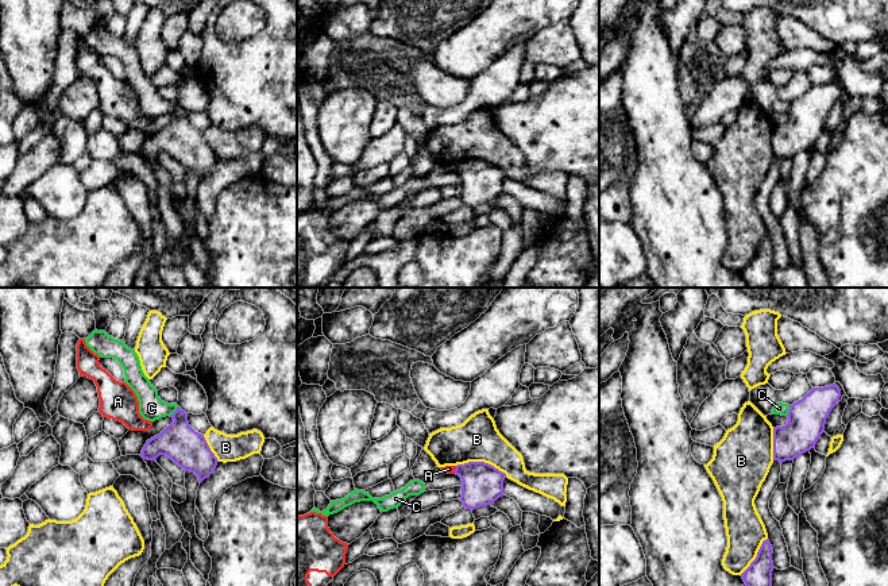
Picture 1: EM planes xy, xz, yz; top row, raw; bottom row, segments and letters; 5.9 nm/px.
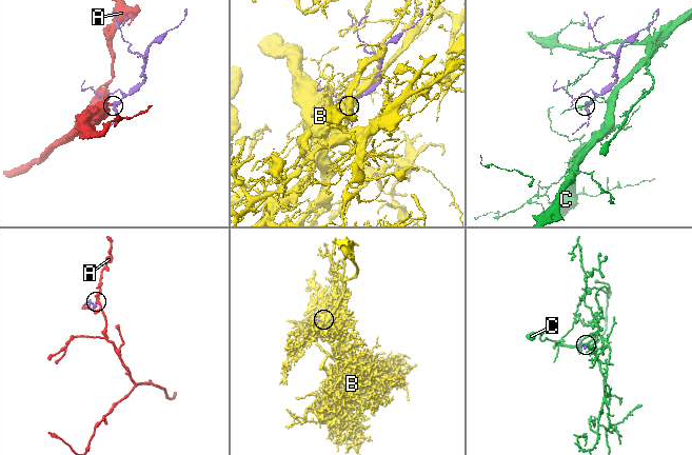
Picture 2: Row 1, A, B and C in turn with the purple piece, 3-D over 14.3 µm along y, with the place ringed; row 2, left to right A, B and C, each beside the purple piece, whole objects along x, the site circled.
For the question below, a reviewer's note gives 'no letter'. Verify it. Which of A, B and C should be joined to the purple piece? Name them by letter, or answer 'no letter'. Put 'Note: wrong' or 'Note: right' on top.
Note: right
no letter

